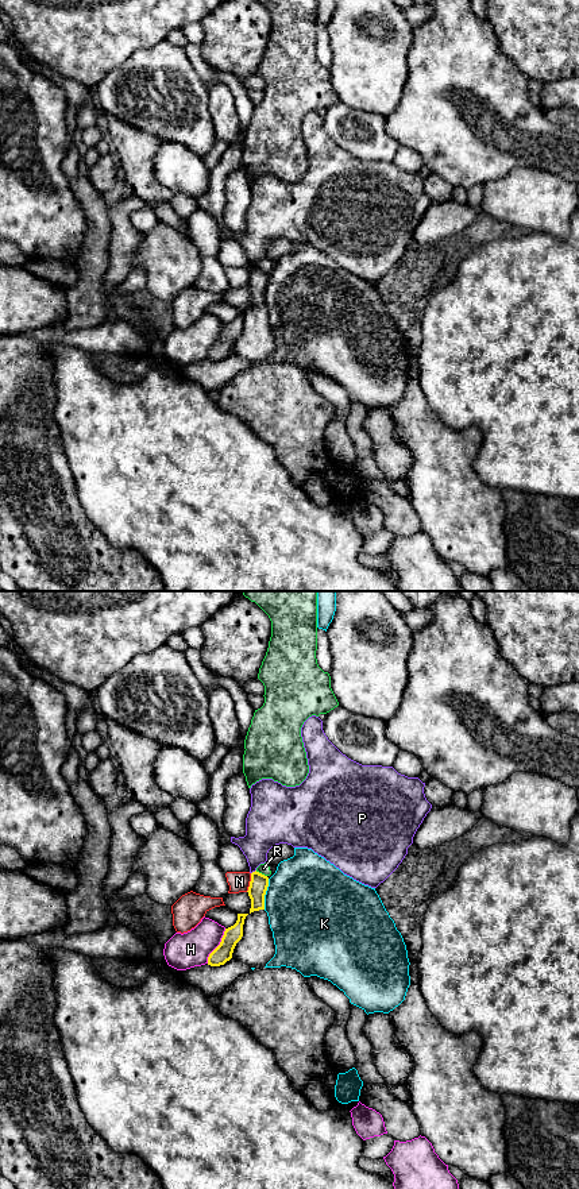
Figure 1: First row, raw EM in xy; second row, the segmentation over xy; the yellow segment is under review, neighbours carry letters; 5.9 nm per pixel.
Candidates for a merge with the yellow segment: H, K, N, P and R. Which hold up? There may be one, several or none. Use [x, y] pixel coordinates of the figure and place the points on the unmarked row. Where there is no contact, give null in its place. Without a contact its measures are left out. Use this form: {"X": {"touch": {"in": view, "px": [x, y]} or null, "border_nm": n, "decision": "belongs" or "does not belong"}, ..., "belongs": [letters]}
{"H": {"touch": {"in": "xy", "px": [217, 342]}, "border_nm": 240, "decision": "does not belong"}, "K": {"touch": {"in": "xy", "px": [265, 289]}, "border_nm": 190, "decision": "does not belong"}, "N": {"touch": {"in": "xy", "px": [250, 278]}, "border_nm": 120, "decision": "does not belong"}, "P": {"touch": {"in": "xy", "px": [253, 267]}, "border_nm": 40, "decision": "does not belong"}, "R": {"touch": {"in": "xy", "px": [261, 269]}, "border_nm": 80, "decision": "does not belong"}, "belongs": []}

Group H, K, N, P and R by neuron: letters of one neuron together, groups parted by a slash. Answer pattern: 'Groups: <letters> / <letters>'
Groups: H / K / N / P / R

